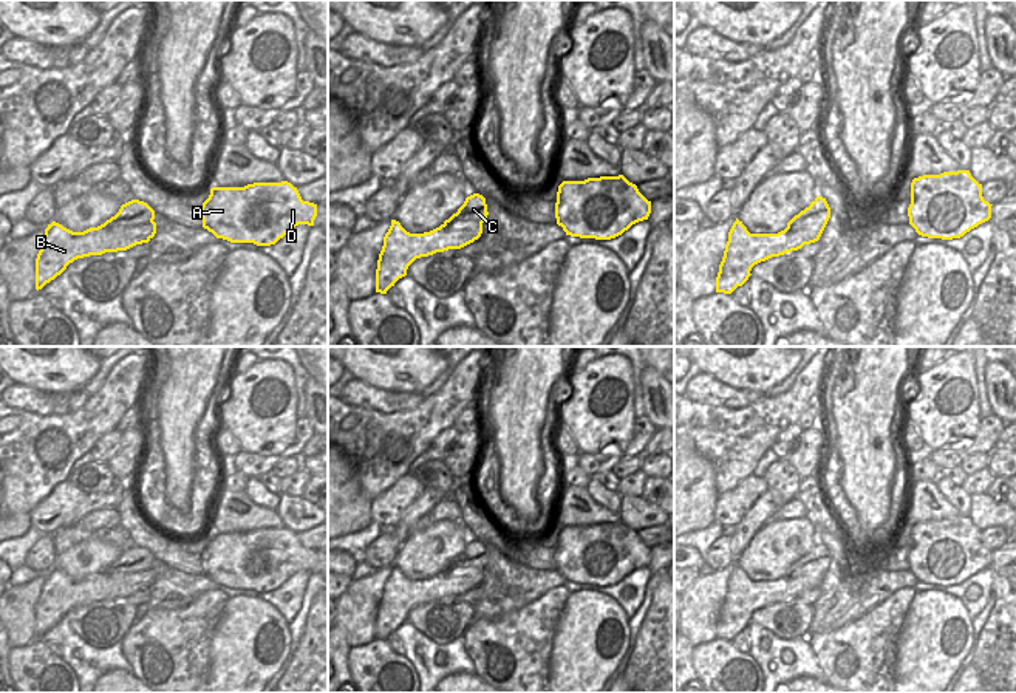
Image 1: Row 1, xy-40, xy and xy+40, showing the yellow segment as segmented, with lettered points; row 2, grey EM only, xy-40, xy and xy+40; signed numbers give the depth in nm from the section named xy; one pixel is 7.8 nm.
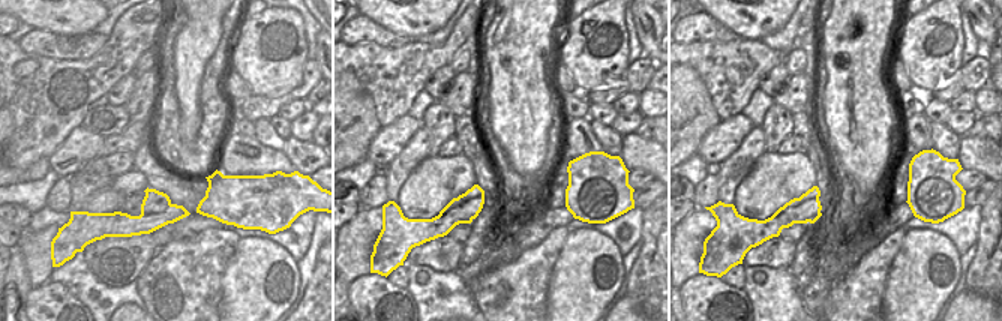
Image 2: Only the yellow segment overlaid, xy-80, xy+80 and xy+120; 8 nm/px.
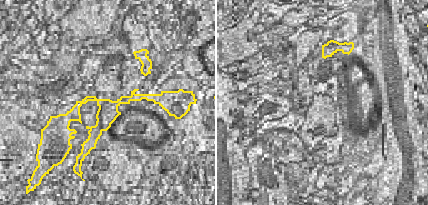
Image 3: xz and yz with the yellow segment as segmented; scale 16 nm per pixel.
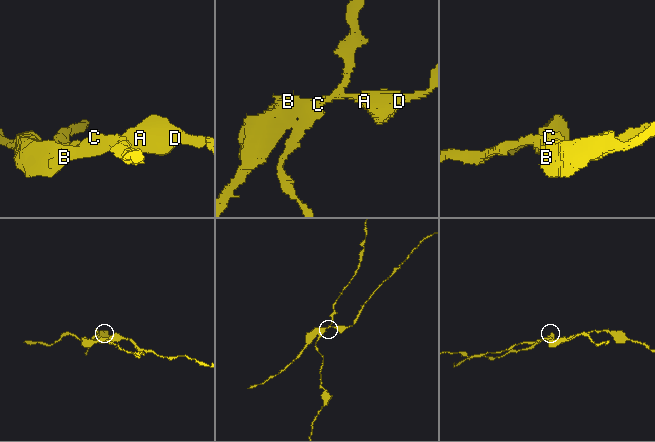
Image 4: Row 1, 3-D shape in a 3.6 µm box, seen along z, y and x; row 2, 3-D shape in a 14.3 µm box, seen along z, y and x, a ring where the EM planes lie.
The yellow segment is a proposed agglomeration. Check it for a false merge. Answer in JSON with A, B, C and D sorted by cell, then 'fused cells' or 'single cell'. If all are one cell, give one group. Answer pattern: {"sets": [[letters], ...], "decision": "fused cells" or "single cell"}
{"sets": [["A", "B", "D"], ["C"]], "decision": "fused cells"}

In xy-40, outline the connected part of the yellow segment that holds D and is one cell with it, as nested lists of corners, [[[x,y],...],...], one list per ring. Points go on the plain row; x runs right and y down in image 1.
[[[288,527],[254,529],[244,534],[212,534],[199,555],[203,574],[230,589],[275,591],[298,571],[314,572],[317,551],[303,548]]]

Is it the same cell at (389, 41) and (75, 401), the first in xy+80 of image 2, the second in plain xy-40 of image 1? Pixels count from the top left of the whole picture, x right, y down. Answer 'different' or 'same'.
same

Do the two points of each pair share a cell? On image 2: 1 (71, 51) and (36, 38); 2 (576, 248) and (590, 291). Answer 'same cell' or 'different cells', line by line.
1: same cell
2: same cell

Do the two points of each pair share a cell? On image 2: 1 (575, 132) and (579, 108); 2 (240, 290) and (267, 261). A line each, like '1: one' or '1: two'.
1: two
2: one

